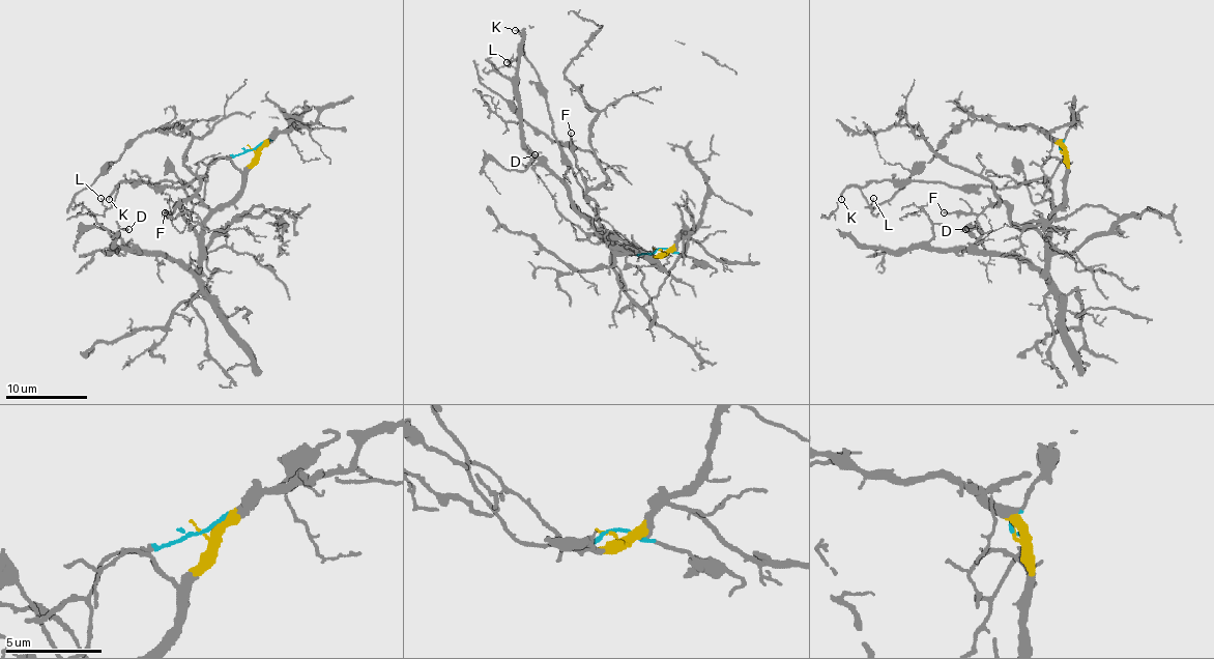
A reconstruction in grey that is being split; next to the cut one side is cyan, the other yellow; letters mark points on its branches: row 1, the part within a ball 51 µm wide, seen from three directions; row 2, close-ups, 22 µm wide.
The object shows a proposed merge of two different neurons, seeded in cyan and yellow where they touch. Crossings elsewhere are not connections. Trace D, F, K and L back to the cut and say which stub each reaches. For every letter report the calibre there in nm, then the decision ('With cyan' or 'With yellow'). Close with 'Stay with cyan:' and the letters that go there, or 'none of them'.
D: Thickness 110 nm. With yellow
F: Thickness 120 nm. With yellow
K: Thickness 160 nm. With cyan
L: Thickness 100 nm. With cyan
Stay with cyan: K, L

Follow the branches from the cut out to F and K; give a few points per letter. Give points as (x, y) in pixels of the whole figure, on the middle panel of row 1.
F: (657, 249), (661, 253), (629, 253), (600, 228), (596, 209), (585, 191), (585, 179), (576, 167), (572, 132)
K: (657, 249), (643, 255), (623, 255), (608, 238), (553, 132), (547, 91), (524, 54), (524, 37), (514, 30)

